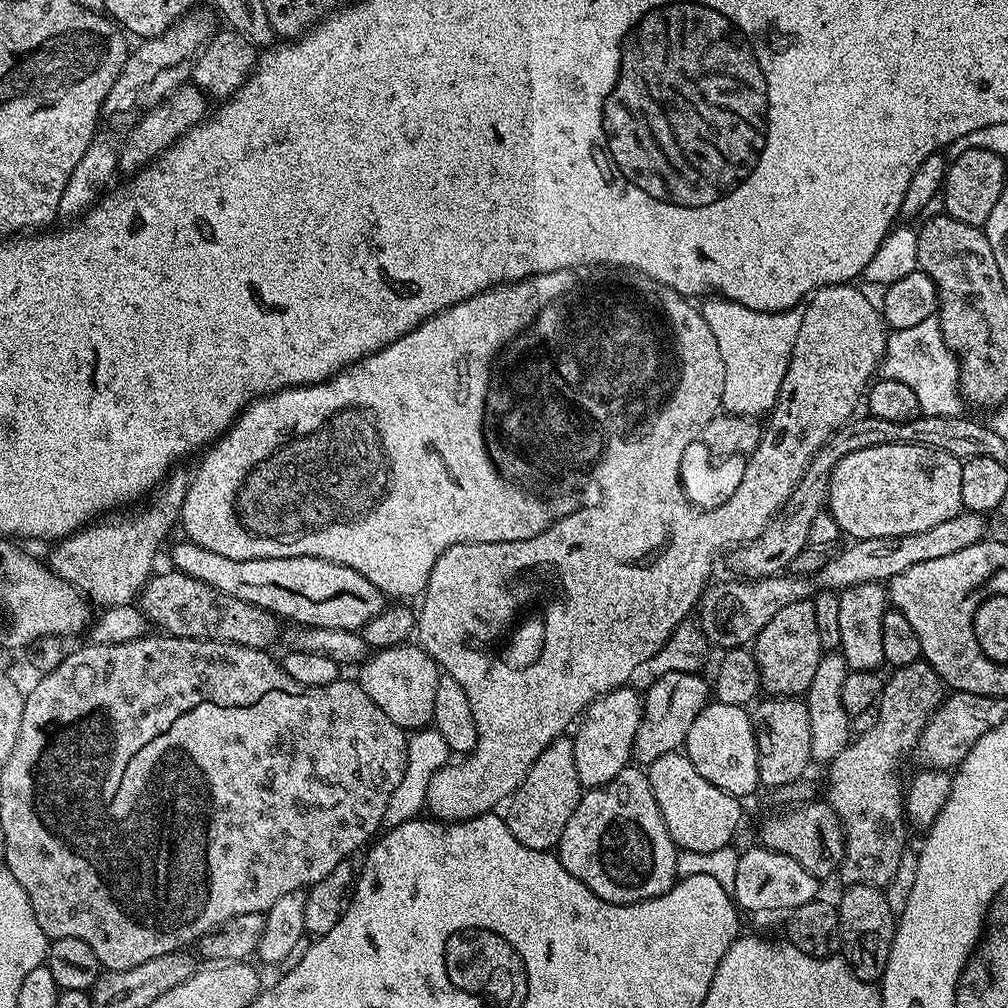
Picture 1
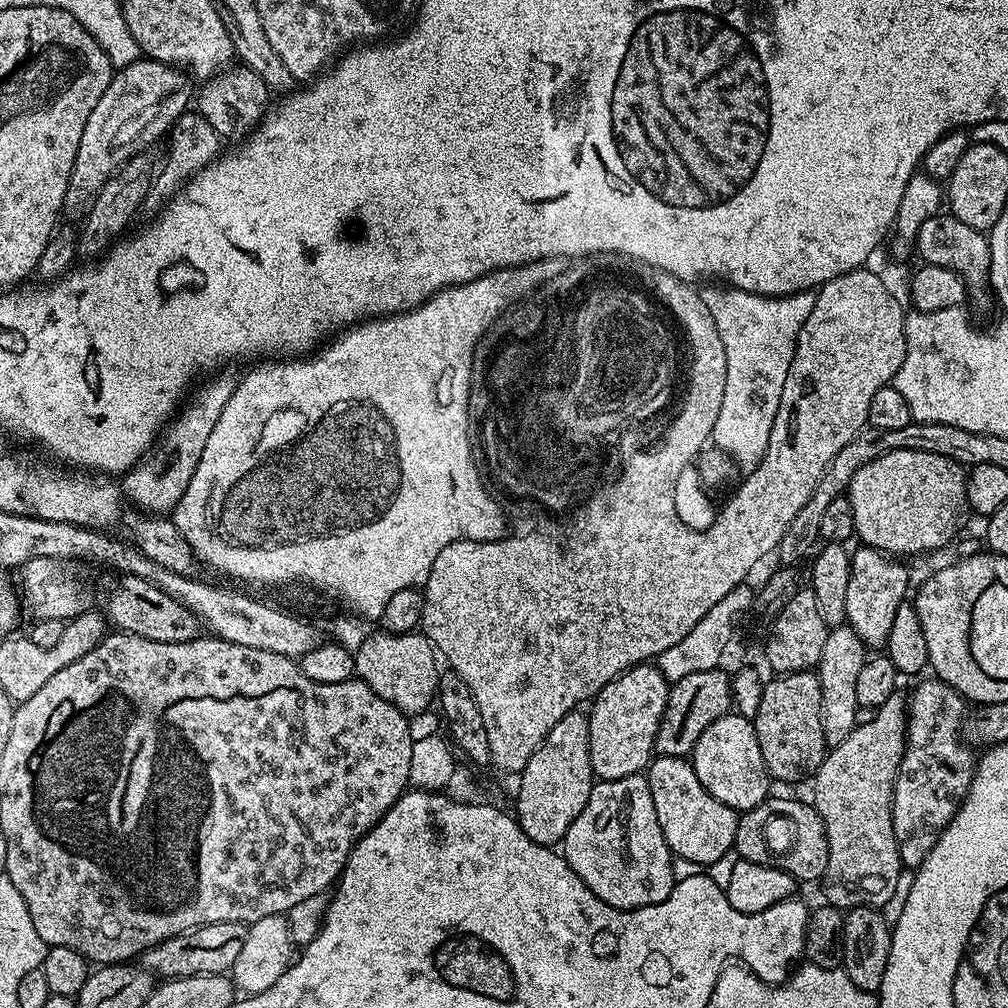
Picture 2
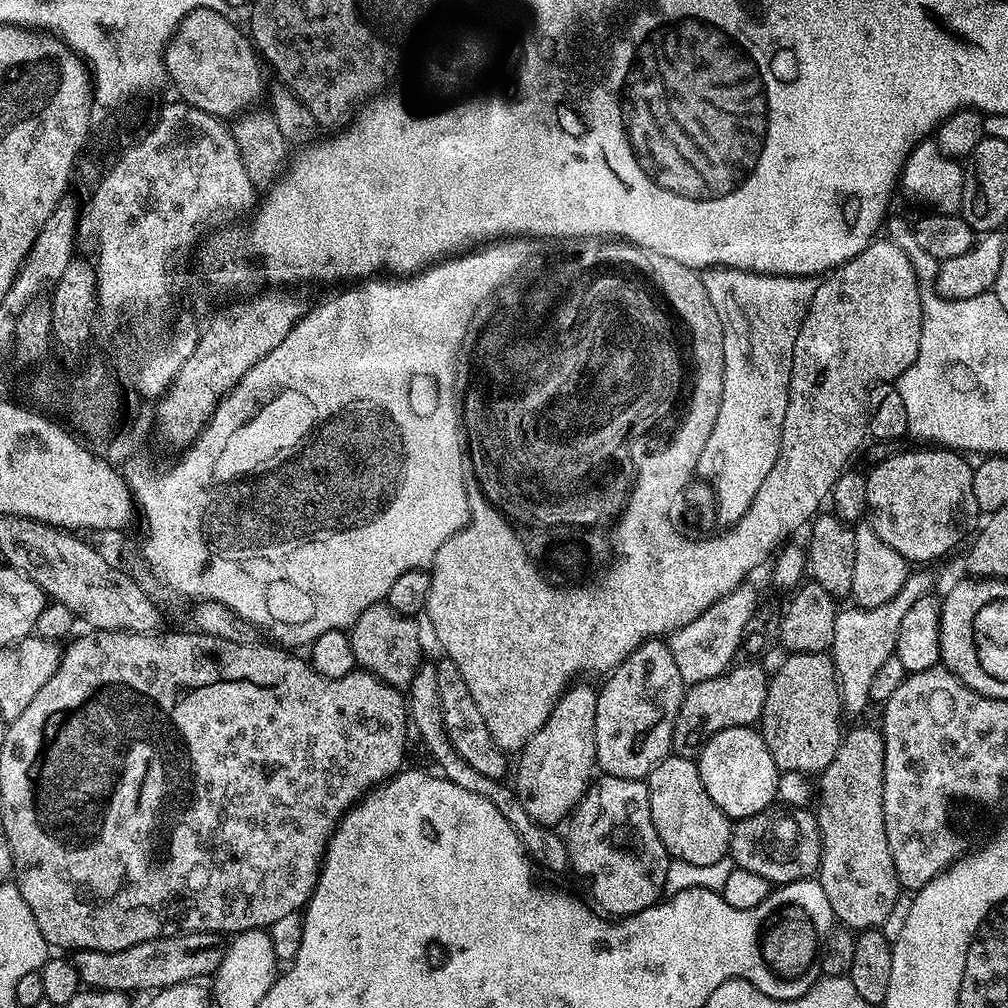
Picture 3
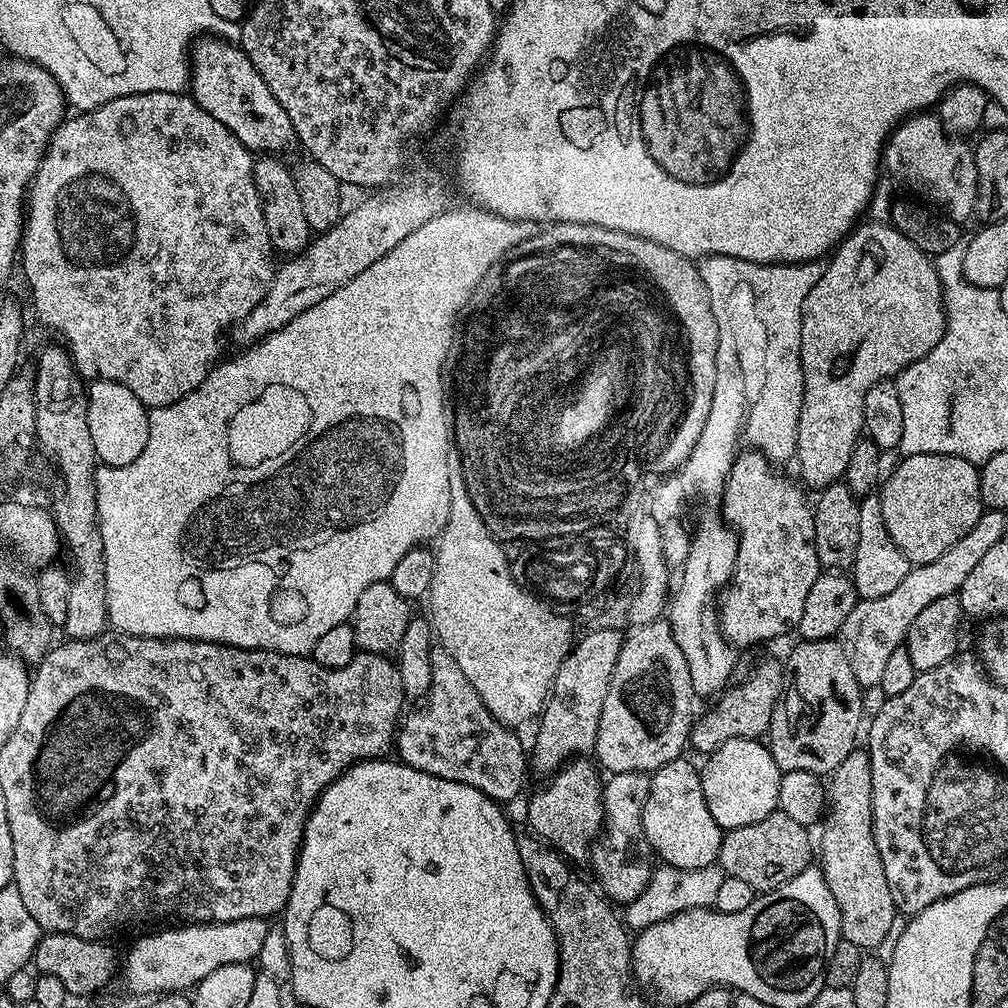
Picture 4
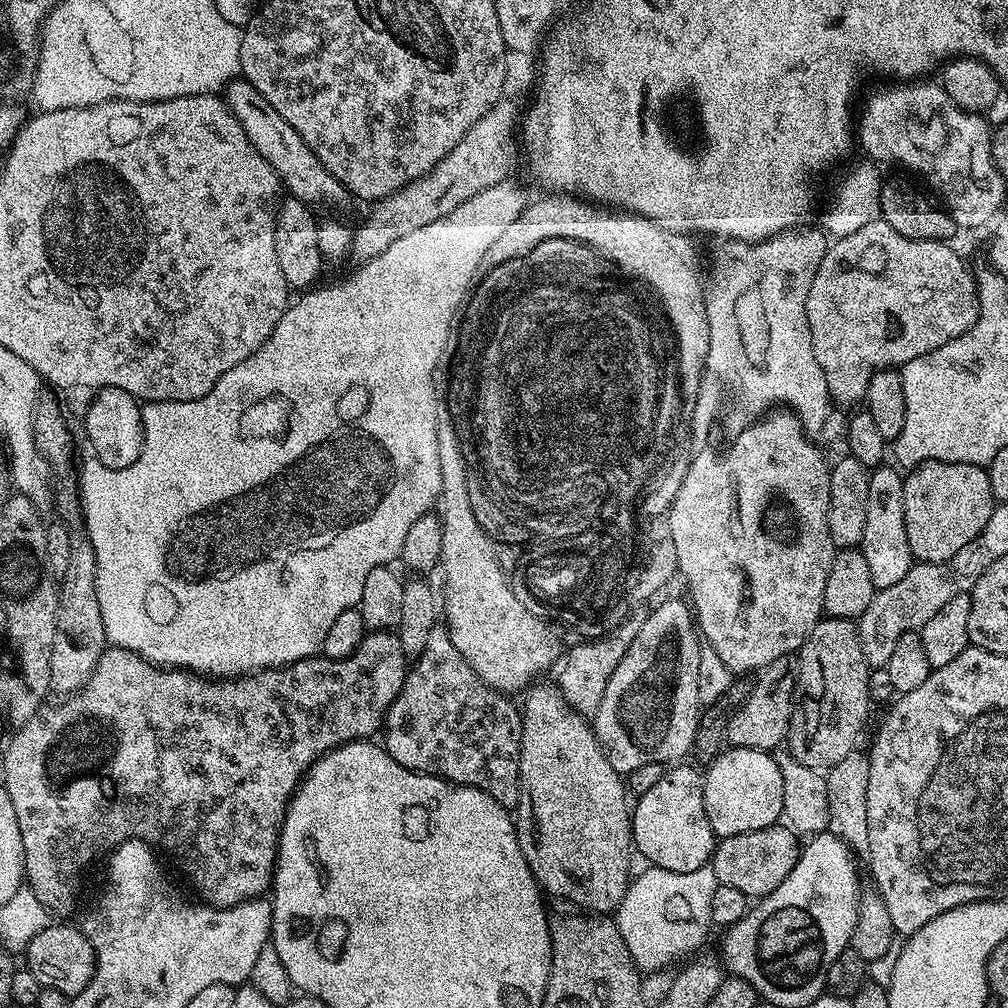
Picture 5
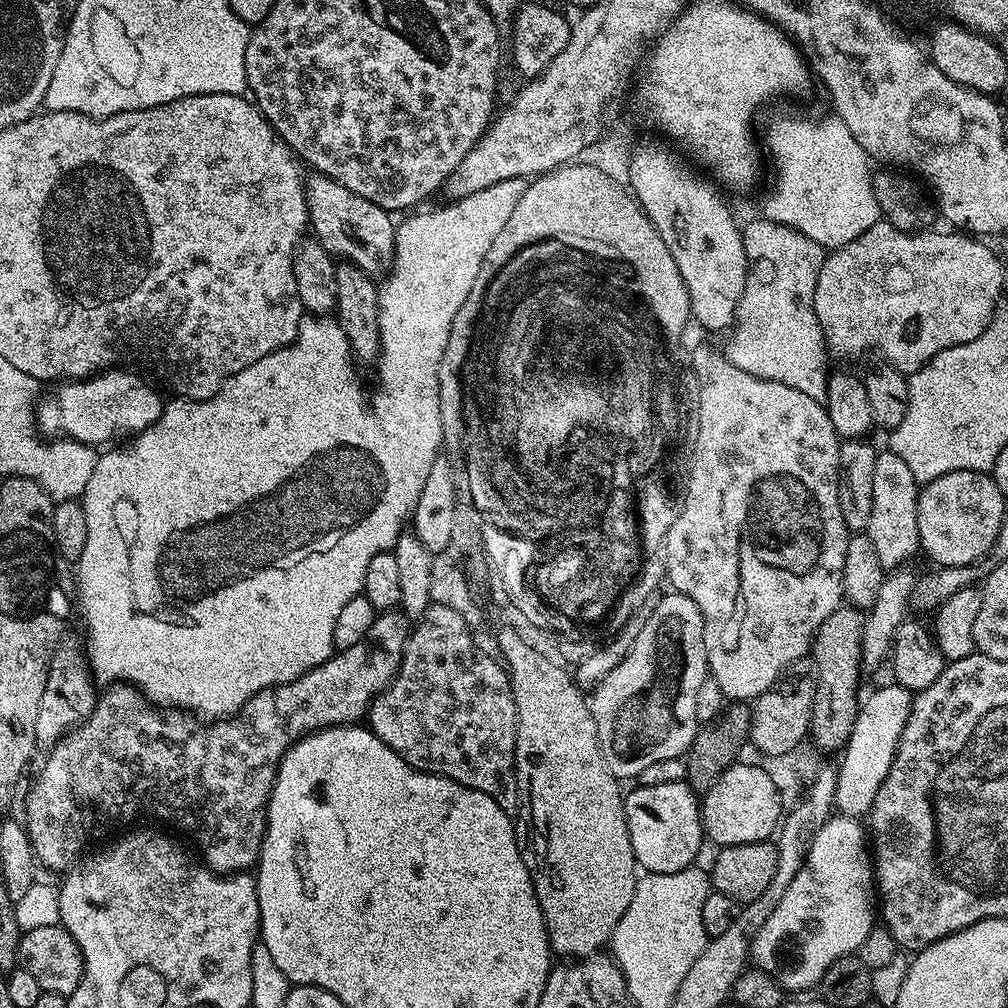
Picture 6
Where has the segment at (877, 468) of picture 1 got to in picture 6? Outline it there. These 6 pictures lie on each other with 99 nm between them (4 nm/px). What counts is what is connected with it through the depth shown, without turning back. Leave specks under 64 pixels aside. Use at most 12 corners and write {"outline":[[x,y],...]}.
{"outline":[[989,473],[920,488],[920,552],[941,568],[984,559],[1006,498]]}

